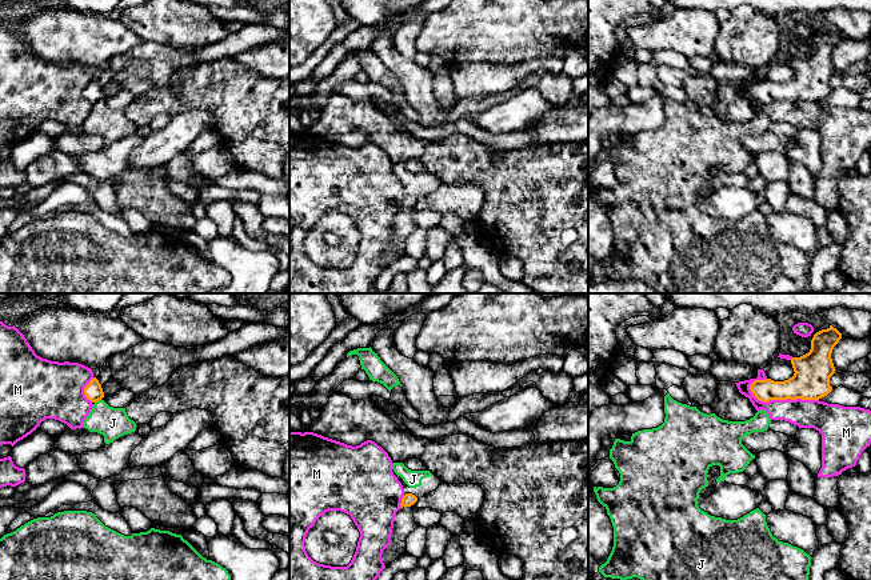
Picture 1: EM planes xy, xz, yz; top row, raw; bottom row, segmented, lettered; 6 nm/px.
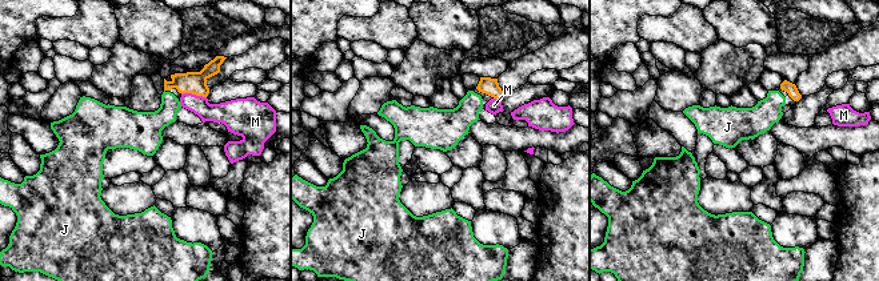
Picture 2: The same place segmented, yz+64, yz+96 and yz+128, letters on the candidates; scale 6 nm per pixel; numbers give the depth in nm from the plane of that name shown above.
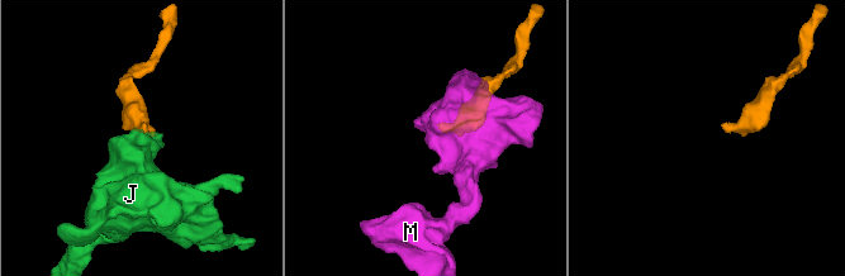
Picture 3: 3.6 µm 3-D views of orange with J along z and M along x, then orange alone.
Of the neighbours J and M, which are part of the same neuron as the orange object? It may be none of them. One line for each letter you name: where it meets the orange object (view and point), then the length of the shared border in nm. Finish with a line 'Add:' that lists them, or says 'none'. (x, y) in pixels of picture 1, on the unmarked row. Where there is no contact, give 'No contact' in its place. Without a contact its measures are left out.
J: Touches orange at xy (98, 102). Shared border 50 nm
Add: J

